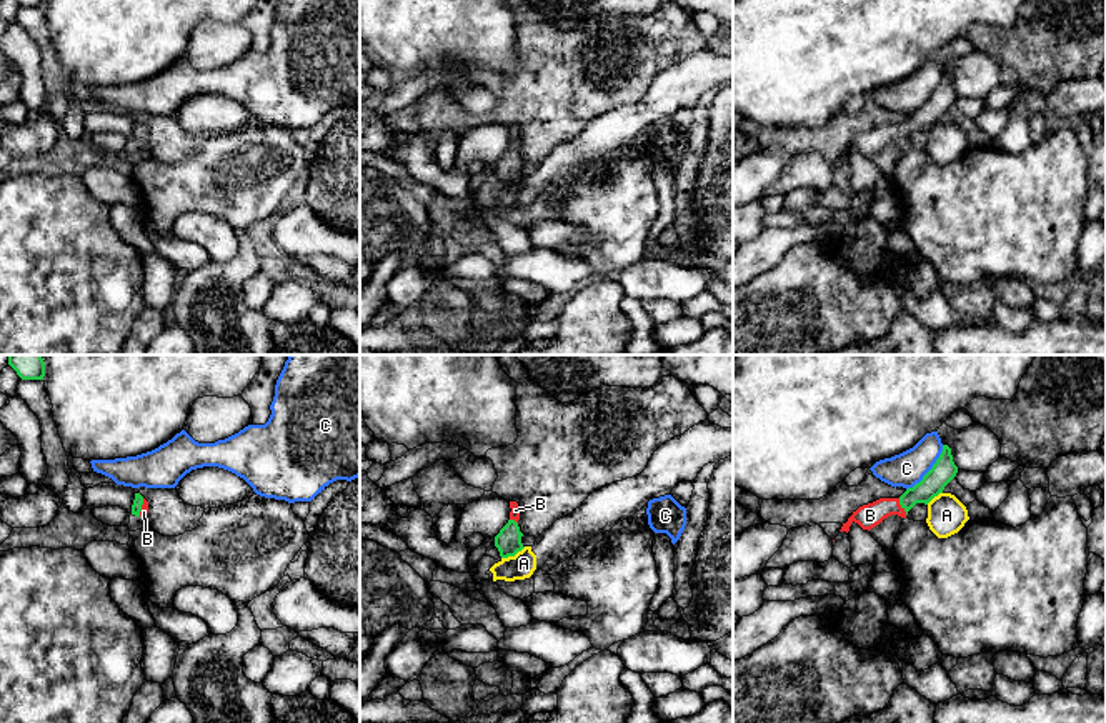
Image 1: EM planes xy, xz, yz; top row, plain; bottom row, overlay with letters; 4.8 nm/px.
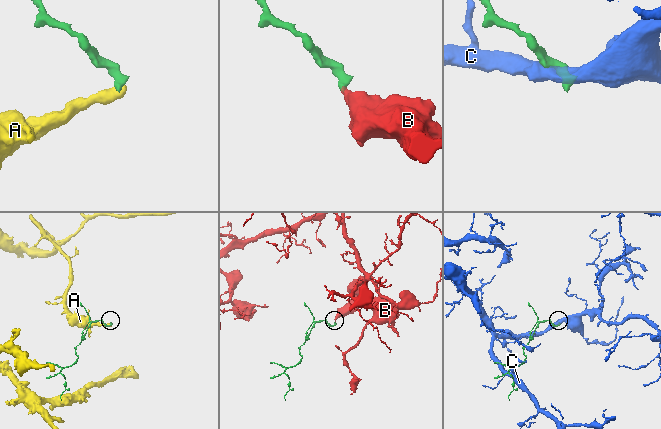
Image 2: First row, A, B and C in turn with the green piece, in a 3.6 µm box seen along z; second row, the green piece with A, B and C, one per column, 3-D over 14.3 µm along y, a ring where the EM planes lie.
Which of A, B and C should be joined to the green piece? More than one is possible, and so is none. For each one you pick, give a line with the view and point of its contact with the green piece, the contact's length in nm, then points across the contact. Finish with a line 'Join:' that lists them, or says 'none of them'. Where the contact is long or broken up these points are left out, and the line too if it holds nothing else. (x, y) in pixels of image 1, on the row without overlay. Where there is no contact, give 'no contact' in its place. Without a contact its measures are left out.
B: contact yz (901, 134); length 90 nm; way yz (933, 110), (901, 134), (883, 134), (870, 142)
Join: B

